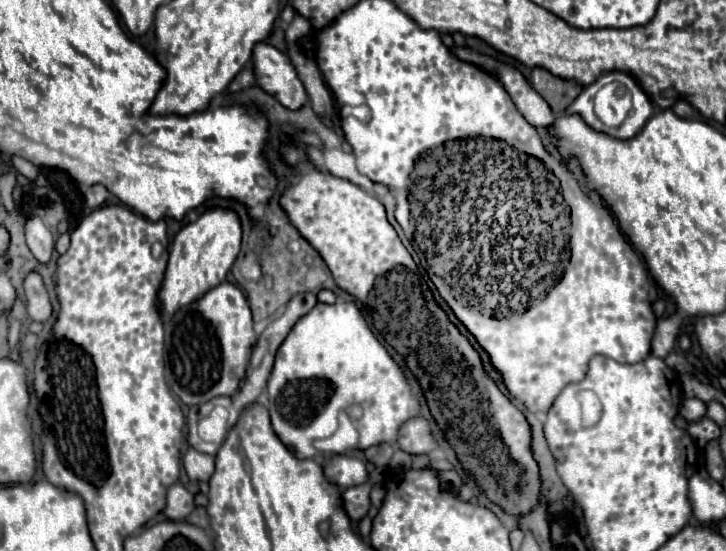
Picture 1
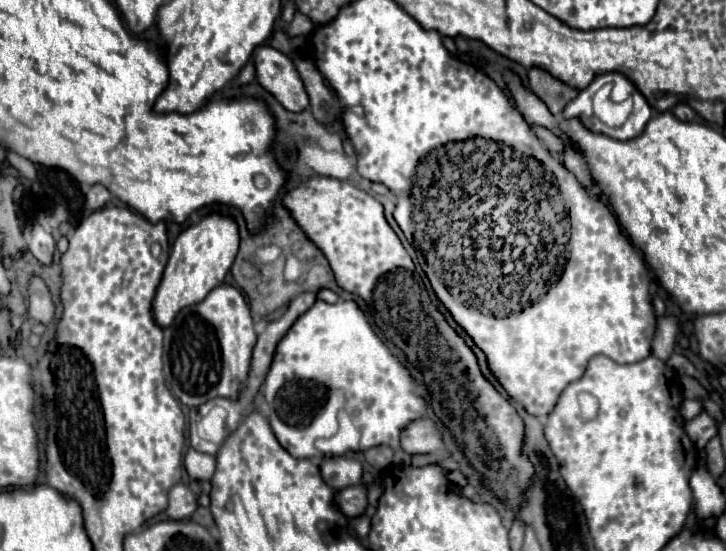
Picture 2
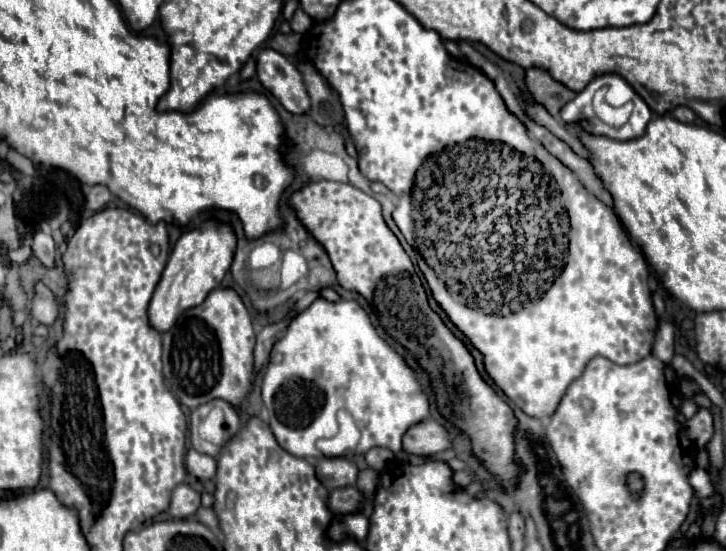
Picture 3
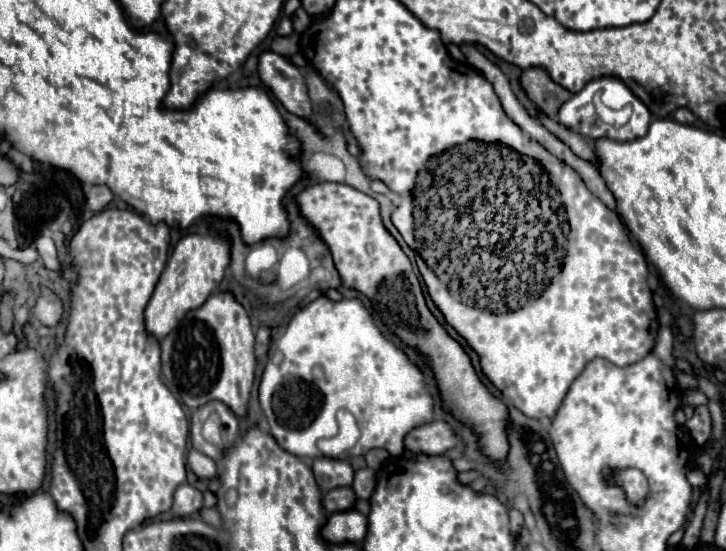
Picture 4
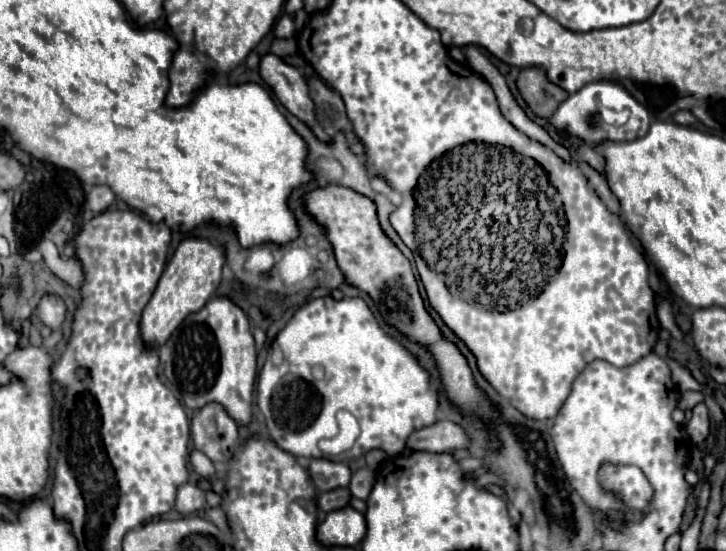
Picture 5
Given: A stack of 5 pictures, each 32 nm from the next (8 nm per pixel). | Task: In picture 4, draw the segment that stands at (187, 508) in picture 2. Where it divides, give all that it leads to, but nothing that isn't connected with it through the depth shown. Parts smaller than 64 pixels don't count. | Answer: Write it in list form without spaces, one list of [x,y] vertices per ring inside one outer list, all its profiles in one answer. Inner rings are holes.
[[[182,484],[176,488],[174,494],[174,506],[172,512],[178,516],[190,516],[196,514],[200,508],[204,506],[204,498],[202,492],[190,484]]]

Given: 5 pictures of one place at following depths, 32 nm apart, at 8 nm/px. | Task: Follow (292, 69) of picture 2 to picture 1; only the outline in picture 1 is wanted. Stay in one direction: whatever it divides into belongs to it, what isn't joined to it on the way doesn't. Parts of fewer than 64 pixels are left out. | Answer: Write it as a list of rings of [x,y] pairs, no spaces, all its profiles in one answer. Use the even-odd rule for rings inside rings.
[[[256,44],[254,74],[262,90],[272,94],[288,110],[300,110],[308,104],[308,94],[300,82],[290,58],[270,44]]]

